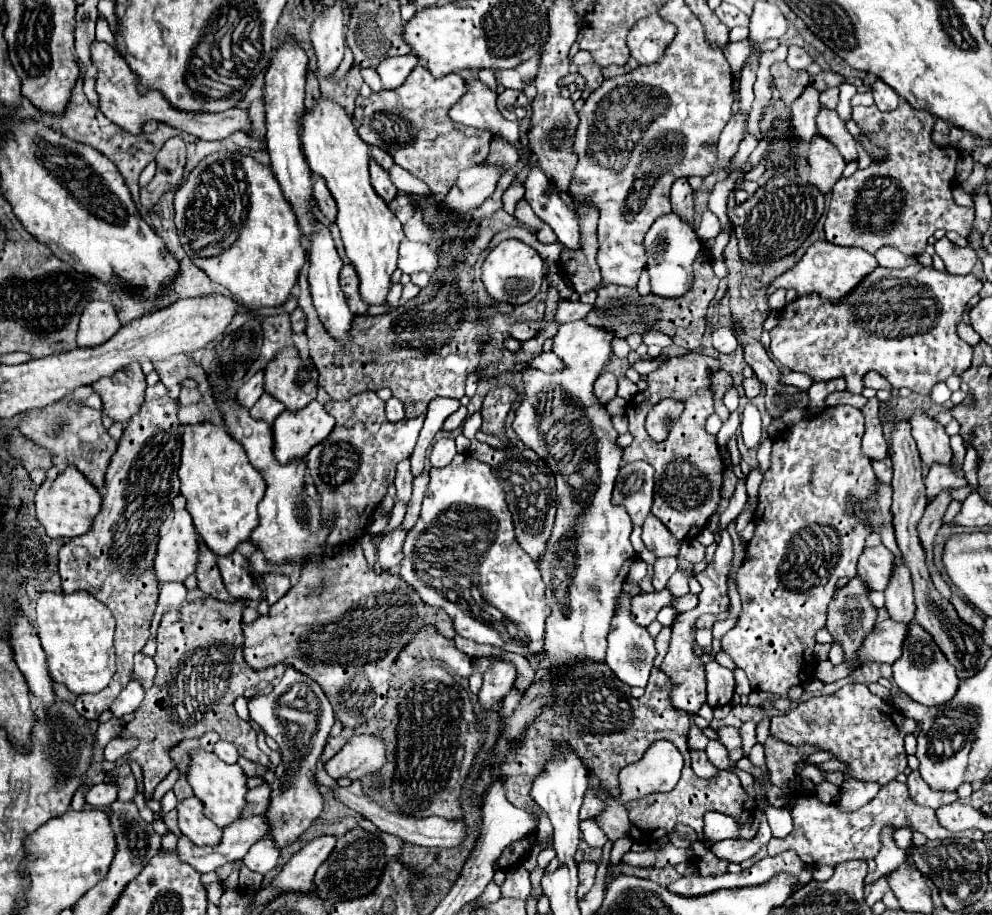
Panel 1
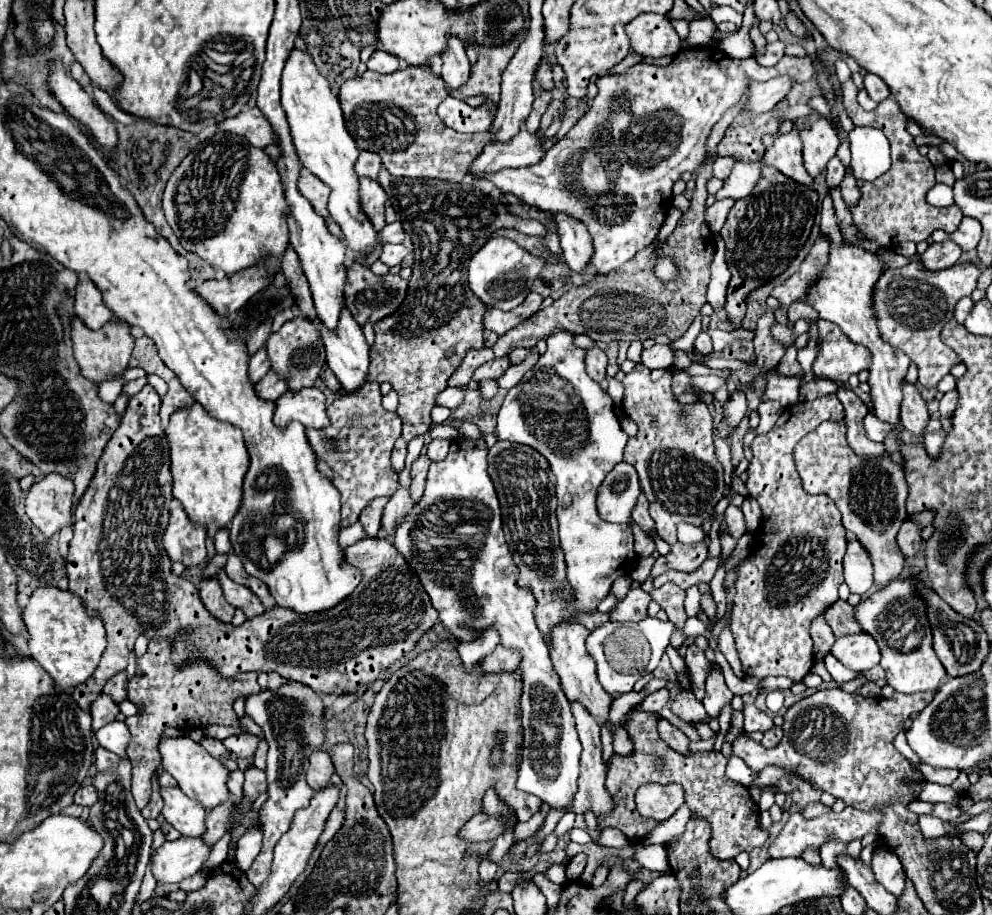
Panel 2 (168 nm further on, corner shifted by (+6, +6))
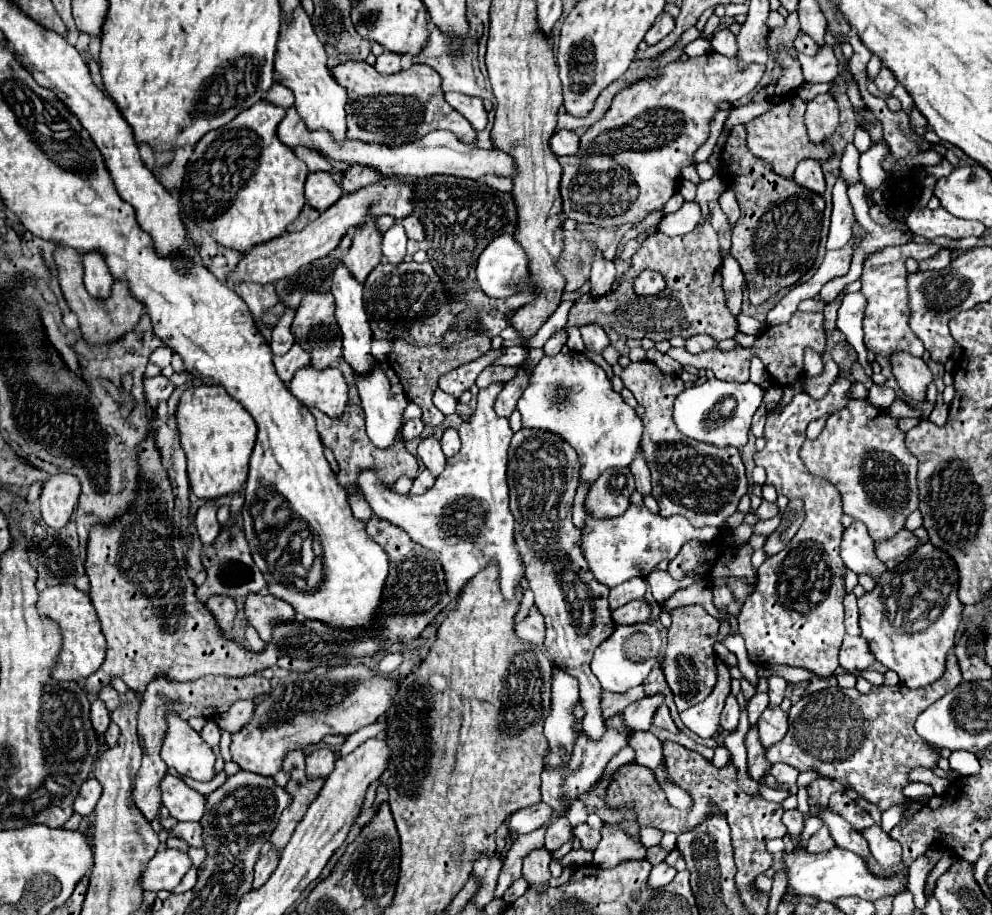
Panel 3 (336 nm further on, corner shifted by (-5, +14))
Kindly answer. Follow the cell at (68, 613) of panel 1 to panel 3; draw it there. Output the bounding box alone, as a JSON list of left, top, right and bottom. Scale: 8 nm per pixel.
[37,584,105,680]

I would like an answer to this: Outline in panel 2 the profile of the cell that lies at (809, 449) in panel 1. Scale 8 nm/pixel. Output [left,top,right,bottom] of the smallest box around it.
[730,394,846,682]

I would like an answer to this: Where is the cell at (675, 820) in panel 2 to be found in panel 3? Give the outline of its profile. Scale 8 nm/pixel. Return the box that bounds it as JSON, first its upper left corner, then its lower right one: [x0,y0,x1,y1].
[639,828,663,846]

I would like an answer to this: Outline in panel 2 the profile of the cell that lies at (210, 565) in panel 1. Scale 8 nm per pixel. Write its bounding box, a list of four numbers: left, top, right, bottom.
[198,580,234,624]

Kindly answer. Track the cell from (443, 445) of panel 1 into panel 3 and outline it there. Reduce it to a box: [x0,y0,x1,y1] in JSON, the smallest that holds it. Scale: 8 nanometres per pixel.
[441,428,461,458]

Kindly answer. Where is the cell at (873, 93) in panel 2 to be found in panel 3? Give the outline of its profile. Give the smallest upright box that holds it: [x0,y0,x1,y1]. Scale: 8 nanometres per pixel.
[873,66,897,94]

